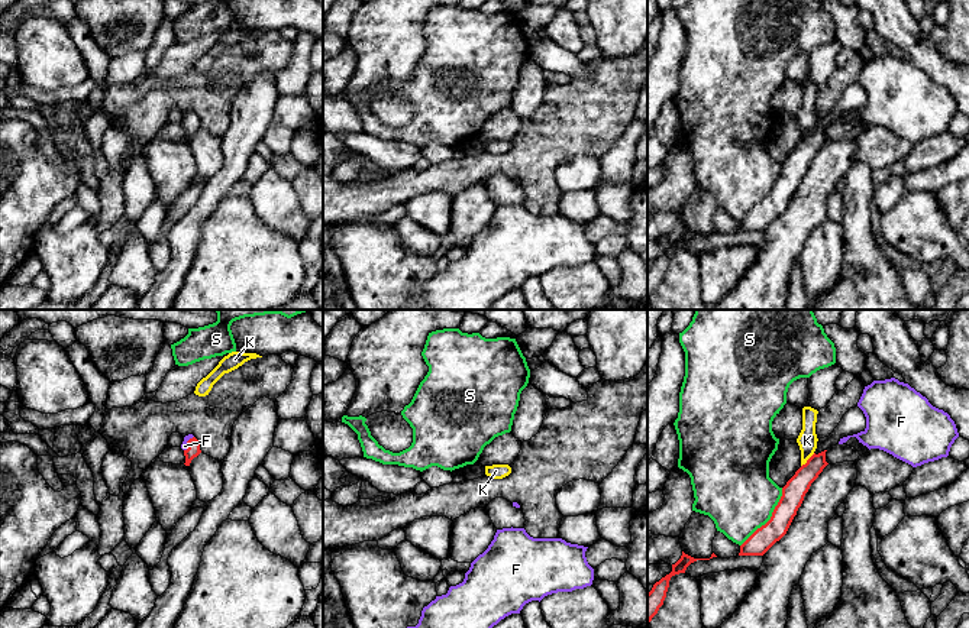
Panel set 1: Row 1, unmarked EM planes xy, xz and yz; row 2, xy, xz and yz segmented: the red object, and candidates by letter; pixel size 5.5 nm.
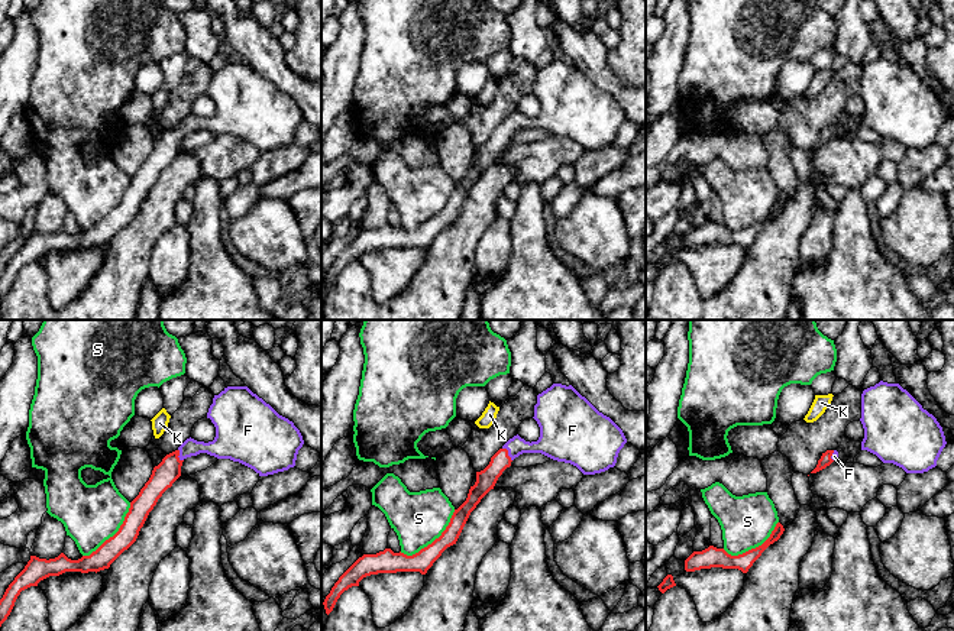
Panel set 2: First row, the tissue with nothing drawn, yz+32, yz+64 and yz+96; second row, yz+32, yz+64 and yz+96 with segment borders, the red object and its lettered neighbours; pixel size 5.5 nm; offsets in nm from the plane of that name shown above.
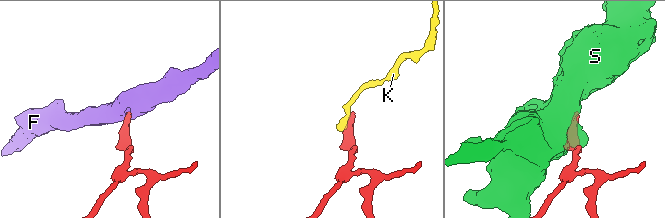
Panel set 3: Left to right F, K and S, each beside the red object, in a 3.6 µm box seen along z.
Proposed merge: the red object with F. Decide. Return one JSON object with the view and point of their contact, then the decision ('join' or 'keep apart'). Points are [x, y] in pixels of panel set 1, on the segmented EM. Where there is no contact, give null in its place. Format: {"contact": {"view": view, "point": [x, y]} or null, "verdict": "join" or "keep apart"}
{"contact": {"view": "xy", "point": [187, 443]}, "verdict": "join"}

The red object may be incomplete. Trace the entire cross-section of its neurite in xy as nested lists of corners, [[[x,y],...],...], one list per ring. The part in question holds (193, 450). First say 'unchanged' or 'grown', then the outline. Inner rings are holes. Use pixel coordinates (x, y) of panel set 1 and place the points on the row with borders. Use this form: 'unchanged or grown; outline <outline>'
grown; outline [[[193,434],[184,437],[181,449],[184,450],[185,466],[190,466],[191,460],[201,453],[200,443]]]

